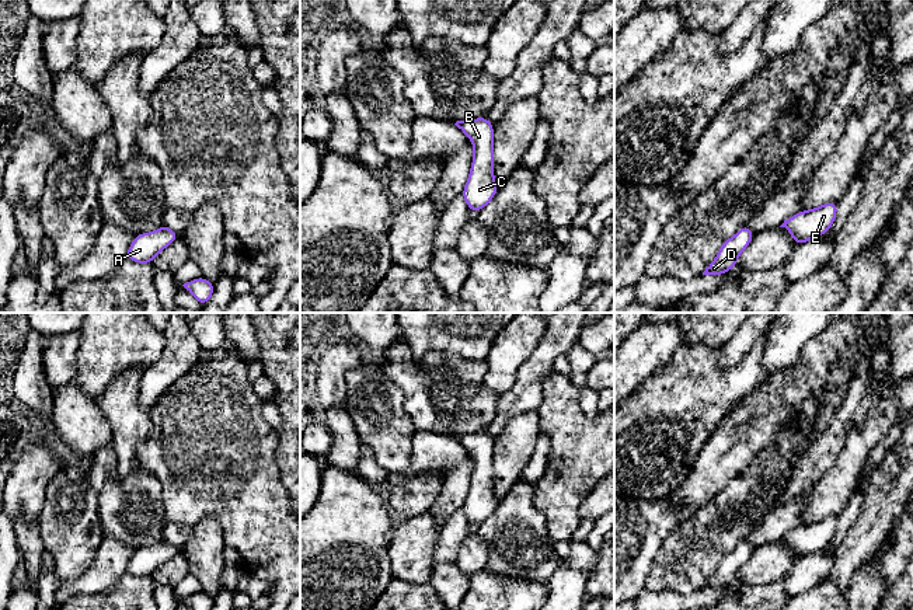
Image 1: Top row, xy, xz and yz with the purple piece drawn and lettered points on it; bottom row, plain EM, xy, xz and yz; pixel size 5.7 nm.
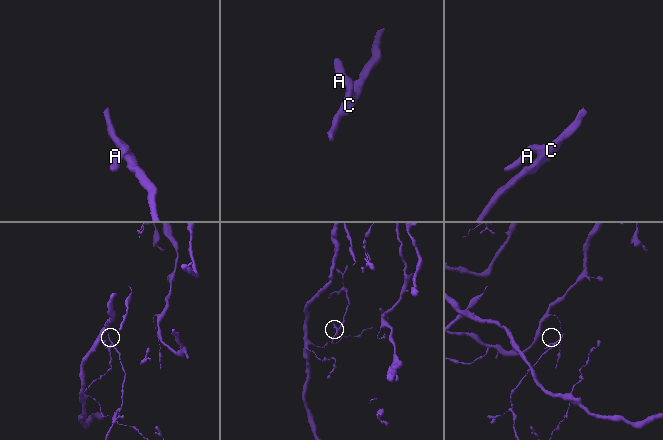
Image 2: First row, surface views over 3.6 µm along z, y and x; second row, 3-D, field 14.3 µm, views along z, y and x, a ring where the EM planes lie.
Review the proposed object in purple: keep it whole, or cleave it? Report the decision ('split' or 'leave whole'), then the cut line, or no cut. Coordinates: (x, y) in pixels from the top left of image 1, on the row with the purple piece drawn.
leave whole; cut none

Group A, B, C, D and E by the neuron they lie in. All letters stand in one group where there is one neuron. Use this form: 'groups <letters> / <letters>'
groups A B C D E

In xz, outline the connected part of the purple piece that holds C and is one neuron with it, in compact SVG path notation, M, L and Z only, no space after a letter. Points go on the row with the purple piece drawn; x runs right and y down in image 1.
M485 118L457 121L474 146L471 171L461 192L468 210L480 212L495 196L499 185L494 179L494 125Z

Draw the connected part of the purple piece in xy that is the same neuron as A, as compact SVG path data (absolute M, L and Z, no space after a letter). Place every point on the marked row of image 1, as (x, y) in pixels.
M163 224L158 230L137 234L128 248L126 258L136 264L150 264L154 257L174 243L178 234Z

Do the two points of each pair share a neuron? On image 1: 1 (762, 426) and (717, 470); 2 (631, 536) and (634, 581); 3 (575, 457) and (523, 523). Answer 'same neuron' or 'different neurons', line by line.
1: same neuron
2: same neuron
3: different neurons

